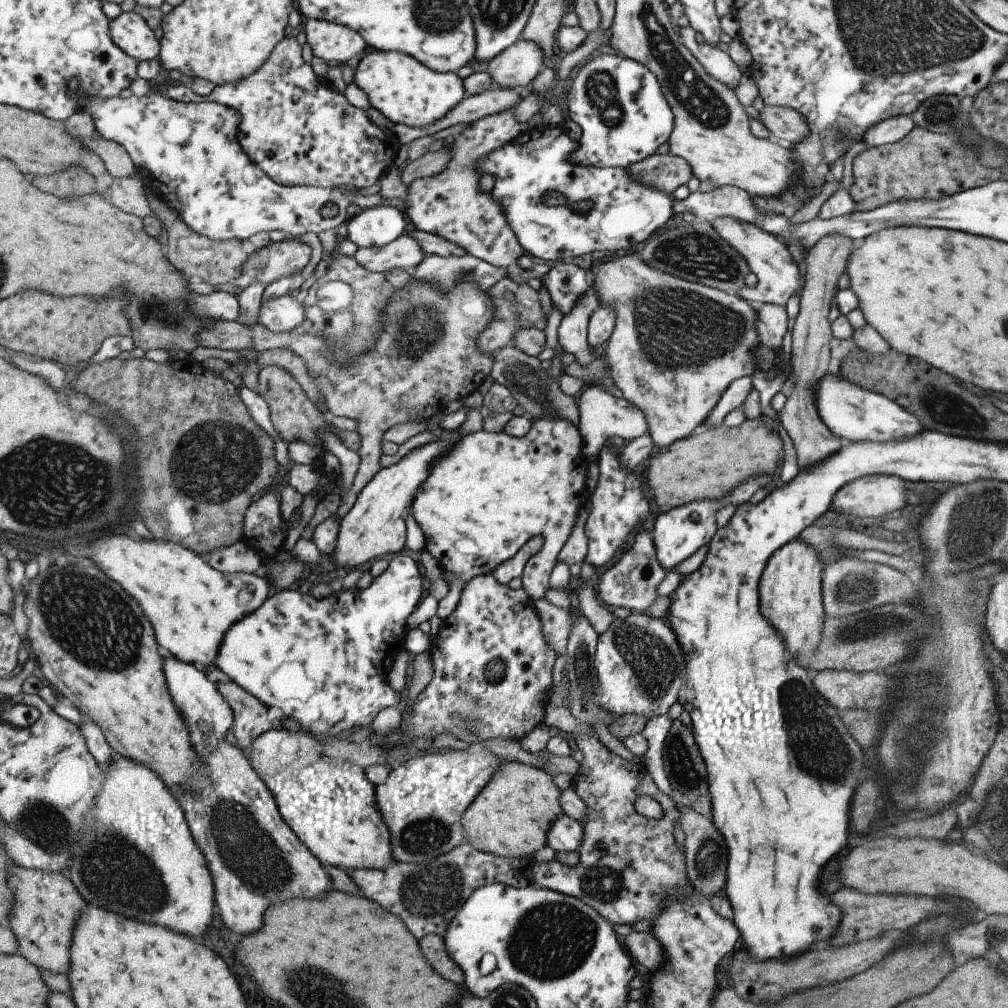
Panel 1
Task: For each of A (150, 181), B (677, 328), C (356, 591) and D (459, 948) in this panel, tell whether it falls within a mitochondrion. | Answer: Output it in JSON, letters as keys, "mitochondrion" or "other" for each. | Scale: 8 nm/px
{"A":"other","B":"mitochondrion","C":"other","D":"other"}

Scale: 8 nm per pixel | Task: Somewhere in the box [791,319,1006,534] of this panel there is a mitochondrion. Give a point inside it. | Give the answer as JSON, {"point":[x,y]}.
{"point":[952,410]}

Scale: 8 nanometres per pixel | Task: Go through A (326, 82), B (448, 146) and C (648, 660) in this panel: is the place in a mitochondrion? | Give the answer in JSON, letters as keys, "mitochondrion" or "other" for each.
{"A":"other","B":"other","C":"mitochondrion"}

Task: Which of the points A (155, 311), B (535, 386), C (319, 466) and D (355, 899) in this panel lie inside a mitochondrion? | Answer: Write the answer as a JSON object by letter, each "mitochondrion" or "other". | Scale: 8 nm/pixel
{"A":"mitochondrion","B":"mitochondrion","C":"other","D":"other"}

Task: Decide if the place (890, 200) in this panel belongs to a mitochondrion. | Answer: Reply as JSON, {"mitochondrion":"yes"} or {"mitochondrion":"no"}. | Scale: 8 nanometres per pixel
{"mitochondrion":"no"}

